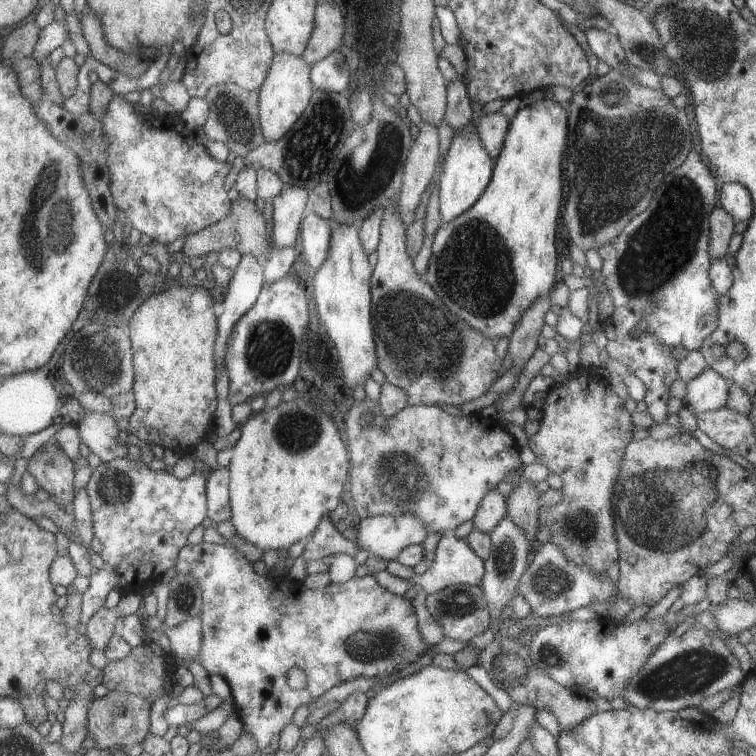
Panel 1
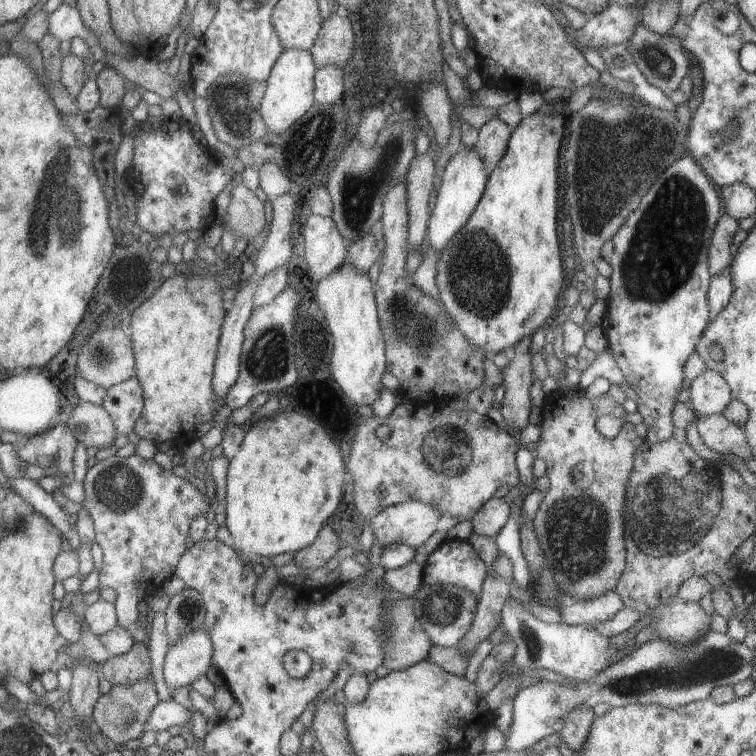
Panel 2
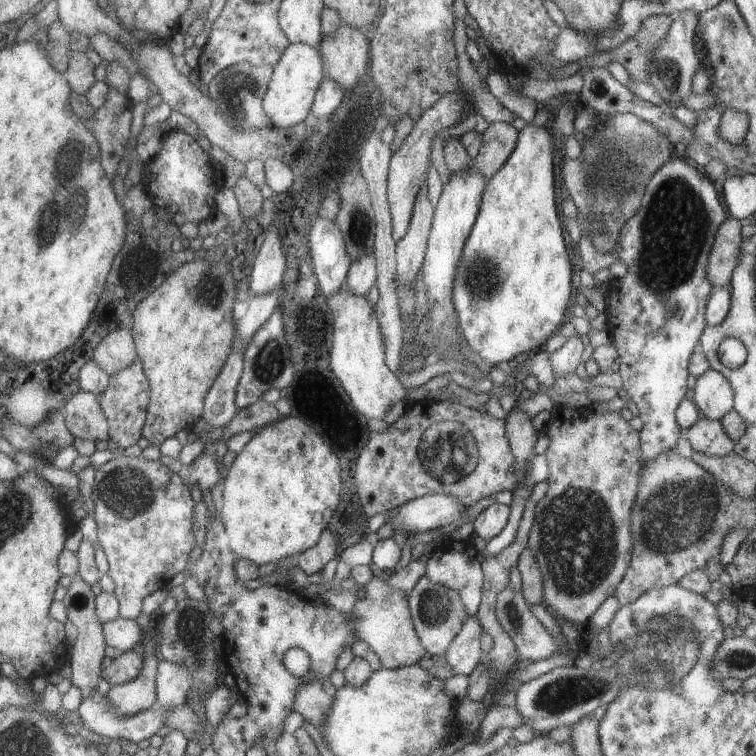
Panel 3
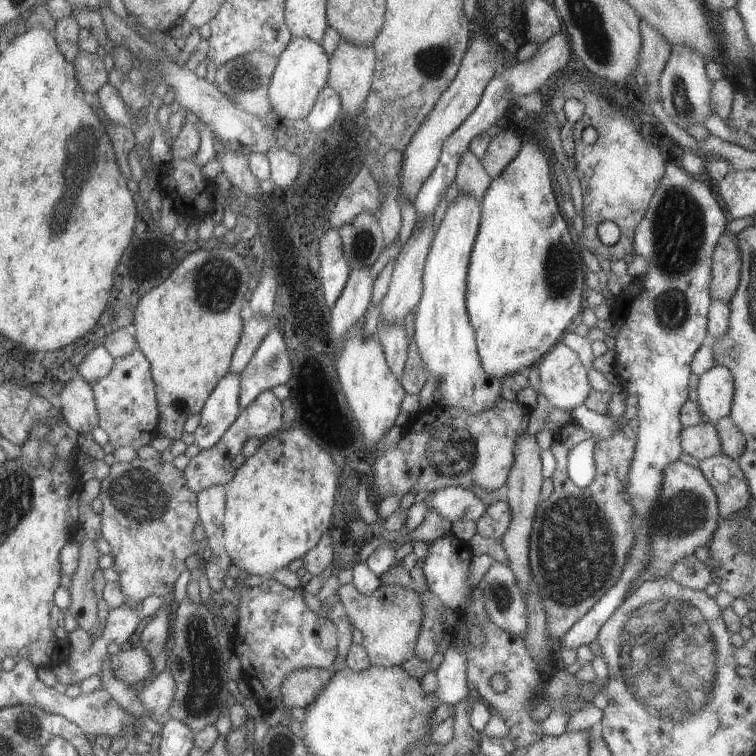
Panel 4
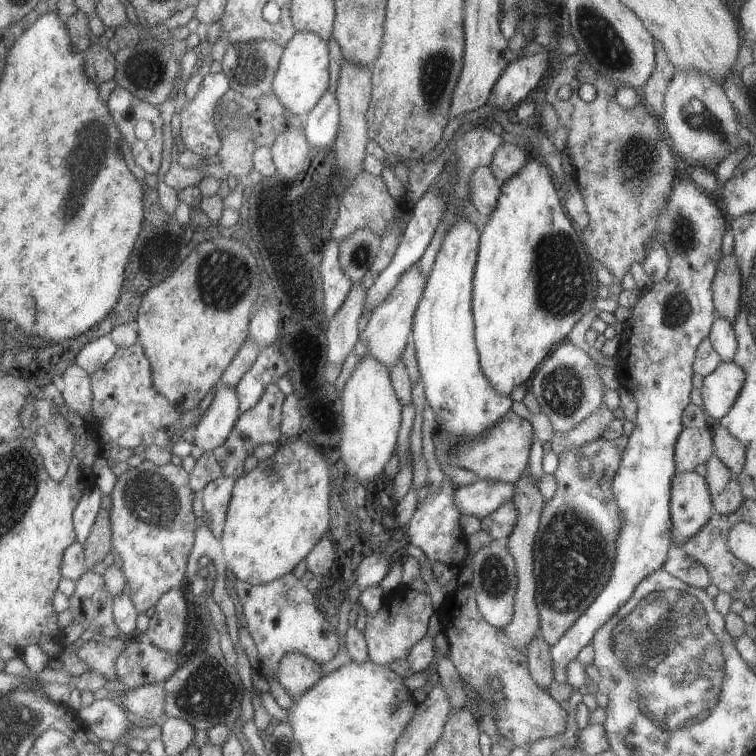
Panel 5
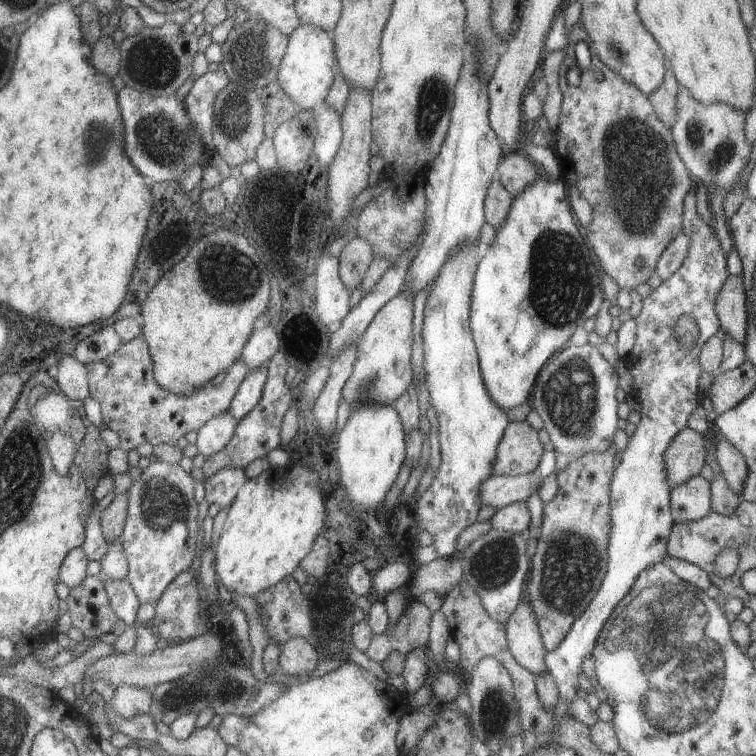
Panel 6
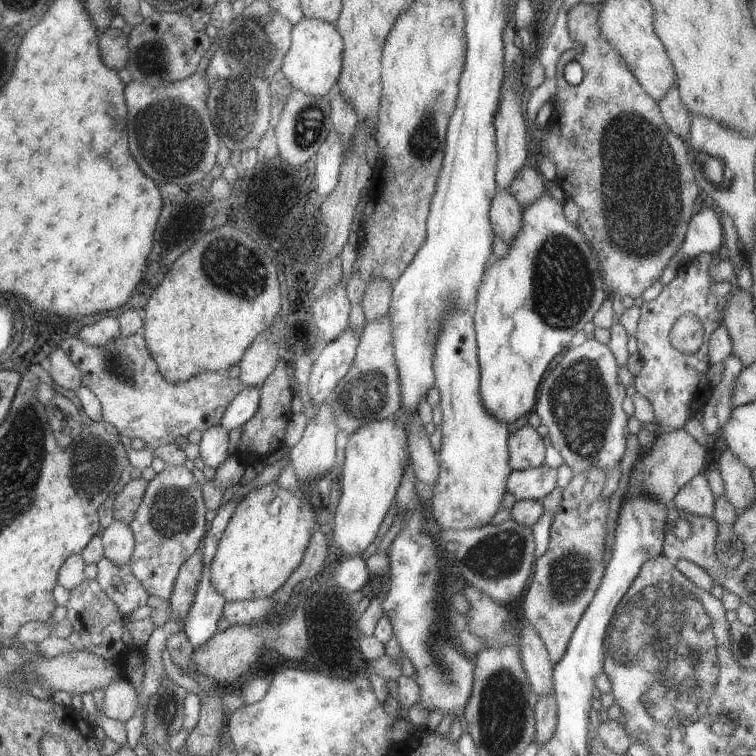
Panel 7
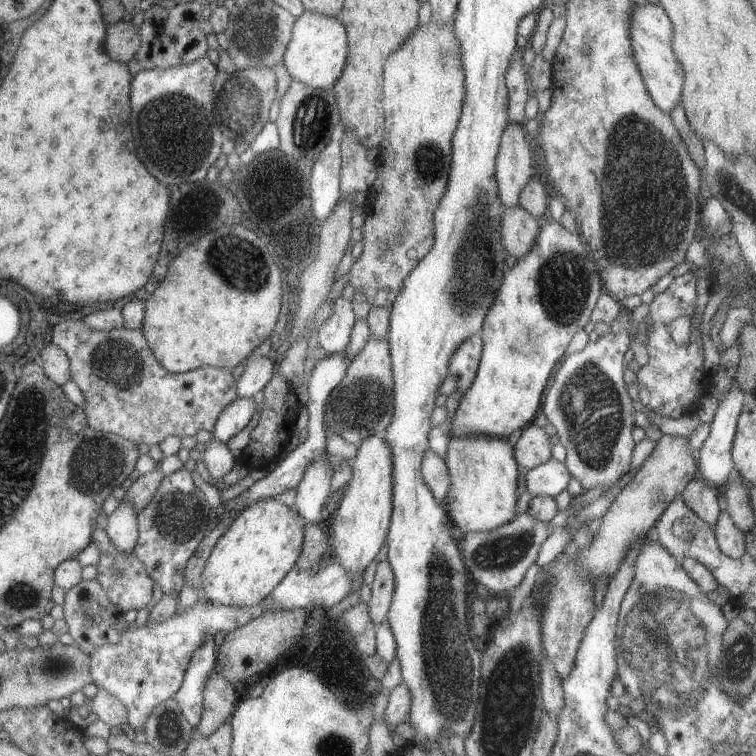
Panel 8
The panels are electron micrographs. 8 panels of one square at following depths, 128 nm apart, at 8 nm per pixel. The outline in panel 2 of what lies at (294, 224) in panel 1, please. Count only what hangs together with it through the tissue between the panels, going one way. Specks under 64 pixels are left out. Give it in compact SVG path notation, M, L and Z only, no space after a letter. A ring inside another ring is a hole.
M283 194L277 196L273 204L273 220L269 224L269 232L260 250L256 253L254 267L251 268L256 284L259 278L264 277L275 267L287 264L290 256L293 256L293 222L297 218L297 206L301 202L301 196L297 194Z

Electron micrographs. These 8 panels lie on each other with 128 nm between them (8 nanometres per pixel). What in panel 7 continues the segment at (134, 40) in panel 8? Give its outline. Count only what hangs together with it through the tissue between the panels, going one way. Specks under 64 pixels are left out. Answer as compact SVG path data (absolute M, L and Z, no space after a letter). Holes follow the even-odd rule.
M107 27L98 34L98 51L103 64L117 72L126 63L127 36L120 30Z

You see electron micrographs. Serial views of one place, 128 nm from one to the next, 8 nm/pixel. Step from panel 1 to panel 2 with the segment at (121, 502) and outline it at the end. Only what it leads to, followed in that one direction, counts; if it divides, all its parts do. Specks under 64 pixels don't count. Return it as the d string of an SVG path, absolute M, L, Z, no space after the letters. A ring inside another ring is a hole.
M135 454L128 457L119 457L110 455L109 457L97 461L93 466L86 470L84 479L84 499L82 507L89 513L92 523L94 524L94 542L96 542L102 550L102 565L98 570L98 586L99 588L112 588L116 592L116 624L123 628L125 632L135 643L145 642L147 633L143 626L143 612L141 610L142 601L147 595L156 593L162 586L163 582L170 580L174 576L174 570L178 563L179 557L185 552L185 540L187 540L191 521L199 515L204 515L208 510L208 497L204 493L205 490L195 480L189 481L183 477L175 476L171 471L165 471L153 460L143 460Z

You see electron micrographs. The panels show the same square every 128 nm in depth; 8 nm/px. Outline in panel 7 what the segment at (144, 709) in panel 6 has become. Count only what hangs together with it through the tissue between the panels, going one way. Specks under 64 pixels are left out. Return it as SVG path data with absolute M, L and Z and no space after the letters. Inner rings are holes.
M119 676L104 688L103 715L125 723L137 710L135 689L124 676Z

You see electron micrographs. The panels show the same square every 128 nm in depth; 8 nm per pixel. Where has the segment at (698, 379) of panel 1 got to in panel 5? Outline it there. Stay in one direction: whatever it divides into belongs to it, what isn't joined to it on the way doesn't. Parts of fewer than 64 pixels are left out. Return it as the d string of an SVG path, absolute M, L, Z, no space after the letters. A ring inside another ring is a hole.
M733 361L721 362L702 379L702 409L718 421L730 409L744 381L744 372Z

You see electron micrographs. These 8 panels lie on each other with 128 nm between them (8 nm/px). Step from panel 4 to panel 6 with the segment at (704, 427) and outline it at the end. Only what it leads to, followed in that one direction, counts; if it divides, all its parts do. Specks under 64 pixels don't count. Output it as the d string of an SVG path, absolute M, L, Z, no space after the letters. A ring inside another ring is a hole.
M687 426L682 428L664 452L670 488L689 480L689 477L698 475L699 470L706 463L705 457L703 435Z

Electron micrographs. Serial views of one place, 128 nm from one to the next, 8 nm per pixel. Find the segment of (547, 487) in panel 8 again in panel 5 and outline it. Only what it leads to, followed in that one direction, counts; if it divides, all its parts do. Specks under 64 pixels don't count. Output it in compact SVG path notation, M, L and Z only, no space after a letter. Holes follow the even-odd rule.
M477 479L472 485L458 487L451 495L452 505L460 514L472 514L480 520L512 497L512 484Z

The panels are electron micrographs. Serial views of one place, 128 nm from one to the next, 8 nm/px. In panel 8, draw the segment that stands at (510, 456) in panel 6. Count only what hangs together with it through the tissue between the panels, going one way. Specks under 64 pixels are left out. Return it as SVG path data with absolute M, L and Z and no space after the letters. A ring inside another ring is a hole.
M529 422L521 431L518 440L512 445L518 470L527 470L543 464L550 458L550 446L548 435L543 429Z

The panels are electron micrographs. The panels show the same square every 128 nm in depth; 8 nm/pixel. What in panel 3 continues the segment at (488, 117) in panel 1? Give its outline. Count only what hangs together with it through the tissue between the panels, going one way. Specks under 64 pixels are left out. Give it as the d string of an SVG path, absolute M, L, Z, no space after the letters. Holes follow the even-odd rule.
M492 122L481 134L480 147L471 158L474 167L486 178L493 176L511 154L518 130L510 124L502 122Z

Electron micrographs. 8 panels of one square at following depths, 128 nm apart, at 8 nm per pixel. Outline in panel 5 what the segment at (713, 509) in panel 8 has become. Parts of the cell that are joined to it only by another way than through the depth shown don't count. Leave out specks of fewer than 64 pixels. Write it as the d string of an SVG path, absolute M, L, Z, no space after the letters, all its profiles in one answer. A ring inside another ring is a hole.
M697 472L674 473L671 482L670 541L679 546L709 520L713 510L707 483Z

